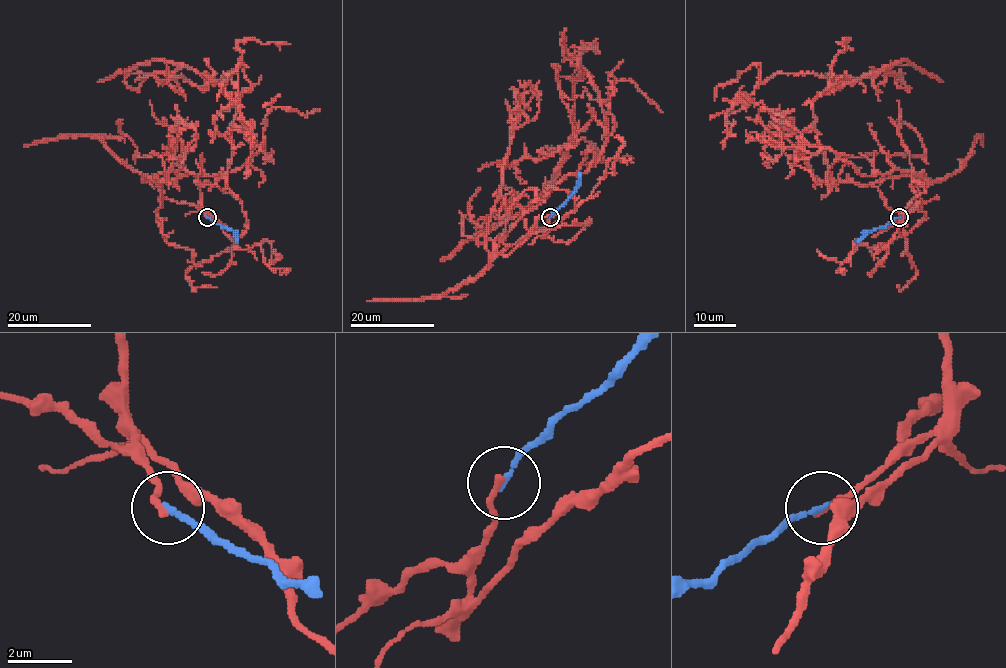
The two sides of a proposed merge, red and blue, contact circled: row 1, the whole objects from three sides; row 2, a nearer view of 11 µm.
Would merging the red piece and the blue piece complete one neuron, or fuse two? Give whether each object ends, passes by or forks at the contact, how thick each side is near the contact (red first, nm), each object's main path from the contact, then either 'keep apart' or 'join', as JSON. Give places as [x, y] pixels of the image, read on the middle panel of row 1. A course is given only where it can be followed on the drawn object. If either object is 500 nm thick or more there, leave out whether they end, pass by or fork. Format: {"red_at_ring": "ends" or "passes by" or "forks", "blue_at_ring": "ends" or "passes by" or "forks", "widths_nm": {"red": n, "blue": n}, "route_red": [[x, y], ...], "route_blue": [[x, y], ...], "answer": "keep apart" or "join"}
{"red_at_ring": "ends", "blue_at_ring": "ends", "widths_nm": {"red": 200, "blue": 150}, "route_red": [[550, 217], [544, 233], [494, 249], [602, 149], [603, 114], [560, 161], [581, 47], [594, 44], [571, 46]], "route_blue": [[550, 217], [565, 203], [580, 173]], "answer": "keep apart"}

